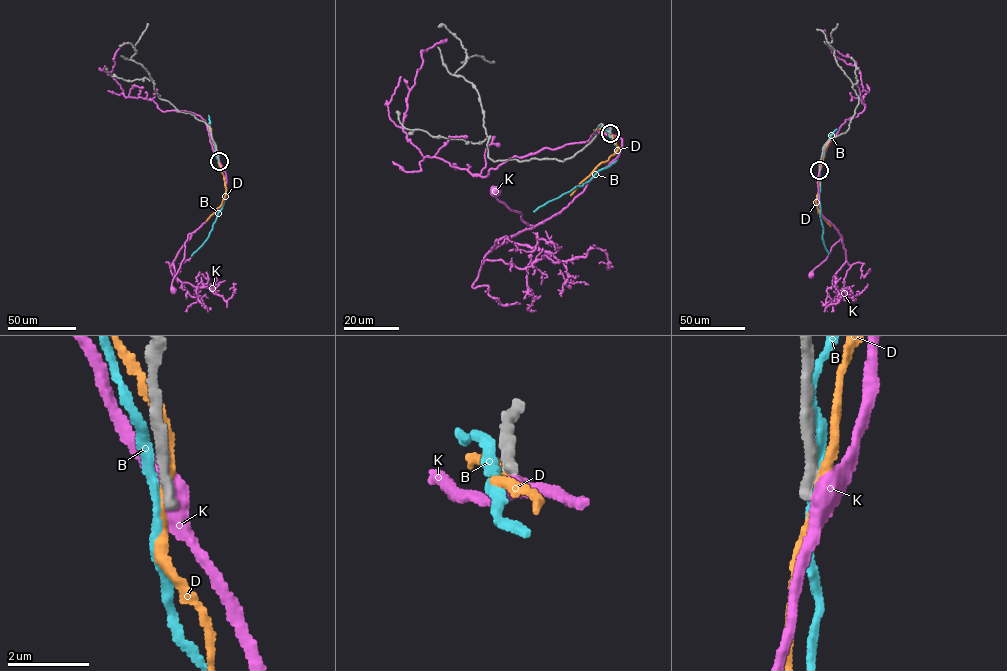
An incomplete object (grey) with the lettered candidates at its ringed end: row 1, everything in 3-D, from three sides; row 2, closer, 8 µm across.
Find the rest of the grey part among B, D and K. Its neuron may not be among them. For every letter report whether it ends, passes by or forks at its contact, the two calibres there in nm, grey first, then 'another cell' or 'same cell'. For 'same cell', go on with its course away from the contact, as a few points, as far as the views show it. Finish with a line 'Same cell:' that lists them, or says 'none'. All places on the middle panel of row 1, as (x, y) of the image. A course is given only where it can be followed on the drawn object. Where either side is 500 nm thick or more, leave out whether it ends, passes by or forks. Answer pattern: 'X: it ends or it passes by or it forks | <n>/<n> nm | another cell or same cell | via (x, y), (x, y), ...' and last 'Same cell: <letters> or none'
B: it passes by | 360/200 nm | another cell
D: it passes by | 320/200 nm | another cell
K: it passes by | 280/480 nm | another cell
Same cell: none

